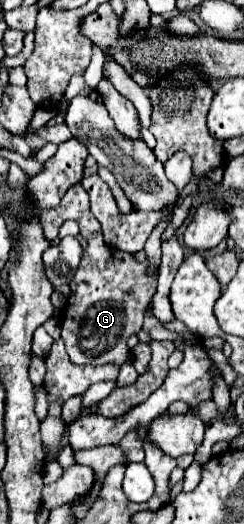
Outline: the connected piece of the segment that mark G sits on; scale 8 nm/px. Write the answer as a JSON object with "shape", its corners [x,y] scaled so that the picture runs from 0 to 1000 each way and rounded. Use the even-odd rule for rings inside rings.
{"shape":[[[324,351],[275,363],[242,397],[168,401],[168,431],[184,454],[234,454],[242,435],[266,420],[307,420],[324,427],[332,450],[357,458],[324,519],[307,519],[283,542],[291,565],[275,569],[275,580],[250,599],[250,645],[266,653],[275,676],[307,695],[504,698],[537,679],[520,649],[586,622],[586,595],[643,553],[643,527],[611,523],[602,496],[561,500],[545,485],[496,481],[430,466],[414,427],[365,401],[365,374]]]}

